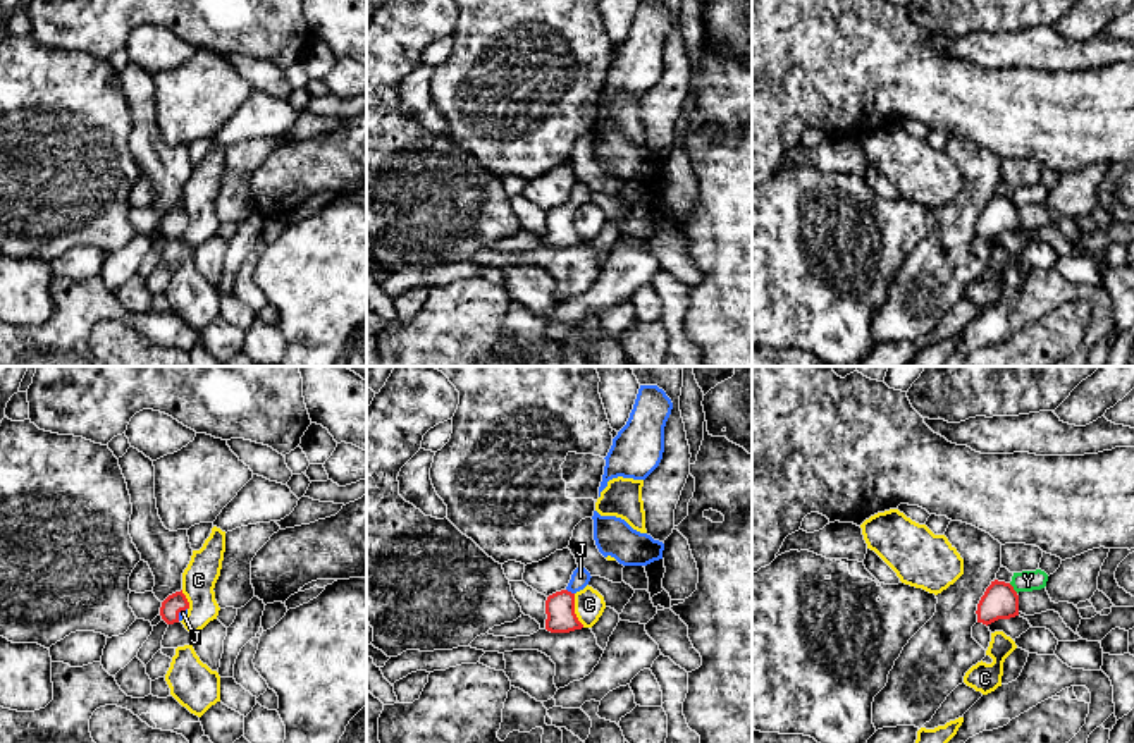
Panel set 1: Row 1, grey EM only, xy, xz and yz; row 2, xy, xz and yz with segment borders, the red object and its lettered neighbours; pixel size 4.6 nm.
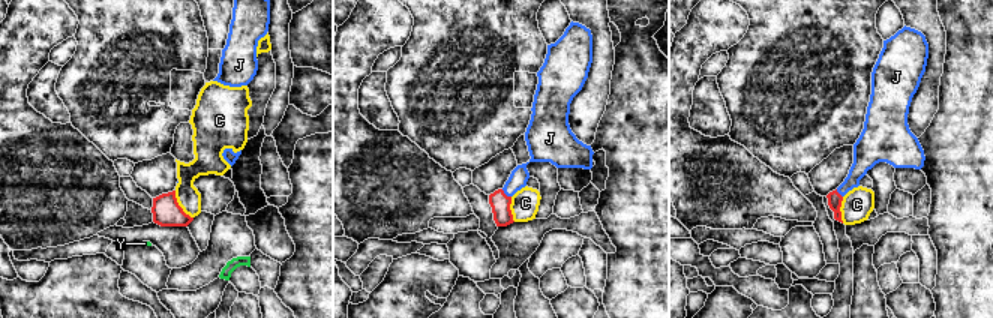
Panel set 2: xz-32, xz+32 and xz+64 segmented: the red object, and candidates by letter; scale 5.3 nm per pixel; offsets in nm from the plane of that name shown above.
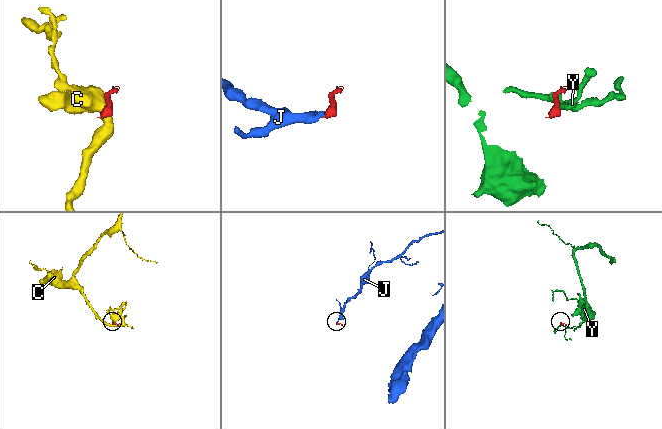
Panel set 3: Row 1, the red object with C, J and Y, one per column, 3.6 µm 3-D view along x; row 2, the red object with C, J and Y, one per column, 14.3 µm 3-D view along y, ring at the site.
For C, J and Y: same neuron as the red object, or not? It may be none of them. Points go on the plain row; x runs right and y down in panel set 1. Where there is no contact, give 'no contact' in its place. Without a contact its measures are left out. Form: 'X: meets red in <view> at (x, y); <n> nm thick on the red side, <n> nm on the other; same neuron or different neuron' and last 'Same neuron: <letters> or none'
C: meets red in xz at (573, 226); 140 nm thick on the red side, 140 nm on the other; different neuron
J: meets red in xz at (570, 207); 140 nm thick on the red side, 90 nm on the other; same neuron
Y: meets red in yz at (1012, 203); 170 nm thick on the red side, 100 nm on the other; different neuron
Same neuron: J

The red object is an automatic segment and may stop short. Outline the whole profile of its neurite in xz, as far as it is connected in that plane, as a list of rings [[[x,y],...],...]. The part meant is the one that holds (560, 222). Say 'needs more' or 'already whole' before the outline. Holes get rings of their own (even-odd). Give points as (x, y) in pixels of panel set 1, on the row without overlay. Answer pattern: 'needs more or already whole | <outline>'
needs more | [[[576,182],[568,201],[556,206],[545,215],[545,244],[551,248],[570,248],[582,244],[583,239],[575,229],[575,208],[583,205],[590,196],[590,187],[585,182]]]

